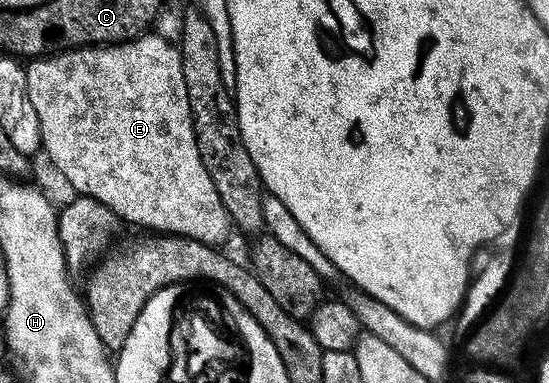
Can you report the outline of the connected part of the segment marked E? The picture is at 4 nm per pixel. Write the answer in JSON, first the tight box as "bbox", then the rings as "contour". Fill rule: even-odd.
{"bbox":[26,33,233,248],"contour":[[[155,33],[142,34],[140,38],[135,38],[131,42],[113,42],[110,46],[81,46],[78,50],[64,50],[54,56],[44,56],[26,63],[27,94],[40,121],[41,150],[43,154],[47,153],[48,160],[59,169],[60,176],[75,189],[76,195],[105,204],[124,223],[132,222],[135,226],[148,226],[151,229],[148,231],[151,232],[192,238],[206,246],[219,248],[224,245],[222,242],[233,234],[231,214],[225,212],[225,204],[221,204],[221,196],[217,196],[217,188],[197,148],[197,136],[193,128],[193,116],[189,112],[189,96],[185,92],[178,45],[172,39],[170,42],[169,39]]]}

